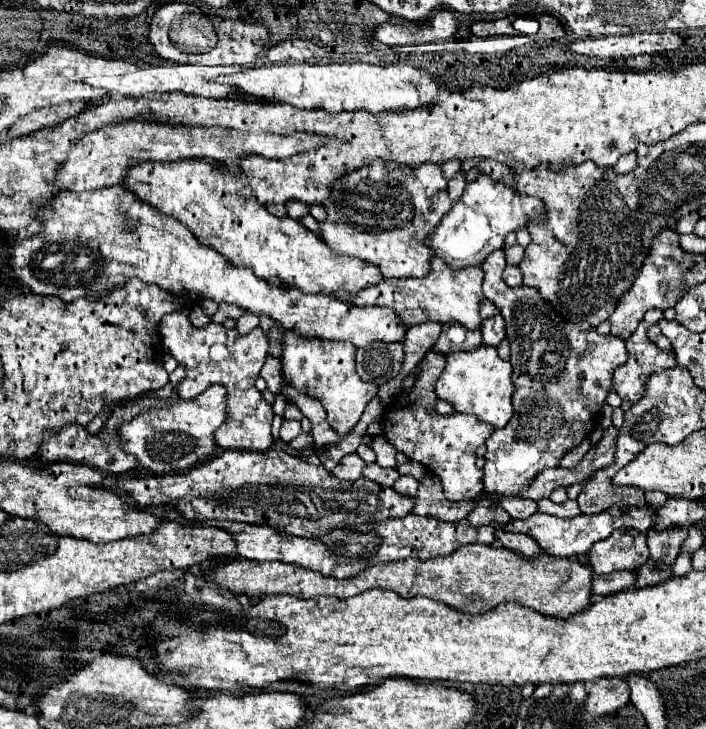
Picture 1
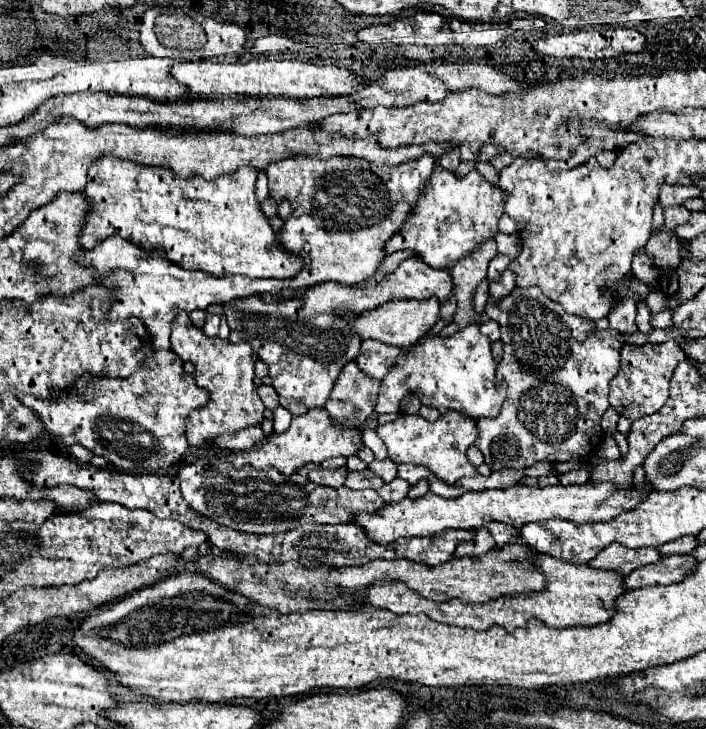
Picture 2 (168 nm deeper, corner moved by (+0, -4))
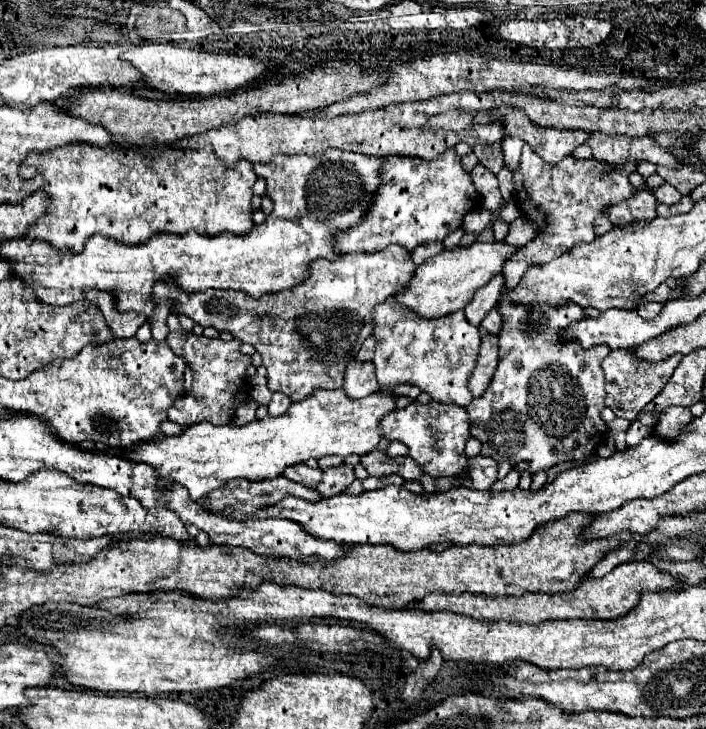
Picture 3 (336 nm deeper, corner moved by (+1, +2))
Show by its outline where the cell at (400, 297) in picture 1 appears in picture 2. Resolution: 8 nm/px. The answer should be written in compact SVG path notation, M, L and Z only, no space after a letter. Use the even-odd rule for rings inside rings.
M413 256L413 258L407 258L405 262L401 262L401 266L395 272L387 274L377 284L367 284L367 286L361 286L361 288L359 286L353 288L353 286L343 286L343 284L337 284L337 282L329 282L329 284L313 286L301 298L293 298L293 300L287 300L287 302L265 304L259 296L251 296L247 300L243 298L239 302L223 304L223 310L227 314L231 330L237 330L241 334L241 338L245 342L249 342L253 346L253 350L259 354L259 358L269 366L271 384L279 394L281 406L287 408L293 416L303 416L311 408L325 406L325 400L331 394L331 386L335 384L335 378L339 376L341 366L345 366L345 362L349 362L349 360L355 360L357 354L359 354L361 338L351 332L351 328L345 324L345 320L341 320L339 314L343 314L343 312L361 314L363 310L371 310L375 306L381 306L387 300L429 300L429 298L437 298L439 304L445 304L453 294L455 294L455 284L453 284L453 278L451 278L449 270L435 270L429 264L425 264L421 258Z

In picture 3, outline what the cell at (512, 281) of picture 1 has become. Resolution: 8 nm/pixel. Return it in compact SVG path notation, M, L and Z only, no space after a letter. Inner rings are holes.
M496 276L488 284L484 284L482 288L476 290L476 294L472 296L472 300L464 308L466 320L472 326L480 326L480 322L484 320L484 316L498 304L502 288L504 288L504 276Z

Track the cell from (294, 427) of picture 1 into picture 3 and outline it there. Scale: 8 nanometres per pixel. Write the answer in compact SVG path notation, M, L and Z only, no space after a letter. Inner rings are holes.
M274 394L270 404L268 404L268 414L270 416L282 416L290 408L292 400L286 394Z

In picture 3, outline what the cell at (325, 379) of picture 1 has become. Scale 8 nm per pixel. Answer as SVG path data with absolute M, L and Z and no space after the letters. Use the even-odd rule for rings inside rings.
M352 360L346 368L346 378L344 378L344 390L348 396L362 398L372 392L376 392L380 386L376 382L374 374L374 364L372 362L358 362Z

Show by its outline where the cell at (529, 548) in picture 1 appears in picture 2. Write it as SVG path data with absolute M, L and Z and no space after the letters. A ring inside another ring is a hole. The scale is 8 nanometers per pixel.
M489 522L487 530L495 538L497 546L505 546L509 542L517 542L519 540L519 530L515 526L505 526L503 522Z

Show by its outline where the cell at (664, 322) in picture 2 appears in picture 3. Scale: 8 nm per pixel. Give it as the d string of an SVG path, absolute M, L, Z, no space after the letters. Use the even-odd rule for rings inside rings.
M646 302L646 304L640 304L640 306L636 308L636 312L638 312L642 318L654 318L654 316L658 316L660 310L662 310L662 304L658 304L658 302Z

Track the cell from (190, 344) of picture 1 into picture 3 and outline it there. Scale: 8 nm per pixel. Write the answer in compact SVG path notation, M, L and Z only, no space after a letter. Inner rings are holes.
M168 316L170 334L166 338L168 346L186 358L186 364L192 370L192 388L182 400L176 400L174 406L168 410L168 420L180 426L194 424L198 420L206 420L210 424L228 424L232 410L246 400L246 380L244 370L250 366L250 356L240 352L240 340L224 342L220 338L204 338L192 332L182 330L178 324L178 316Z

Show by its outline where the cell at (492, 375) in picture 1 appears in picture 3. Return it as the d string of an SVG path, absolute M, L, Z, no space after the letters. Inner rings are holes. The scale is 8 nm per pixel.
M390 296L382 304L374 306L372 320L372 336L376 338L372 362L376 364L376 378L382 390L406 382L428 392L436 402L458 406L470 404L474 396L468 390L468 378L478 360L480 330L468 324L462 310L442 318L422 318Z

